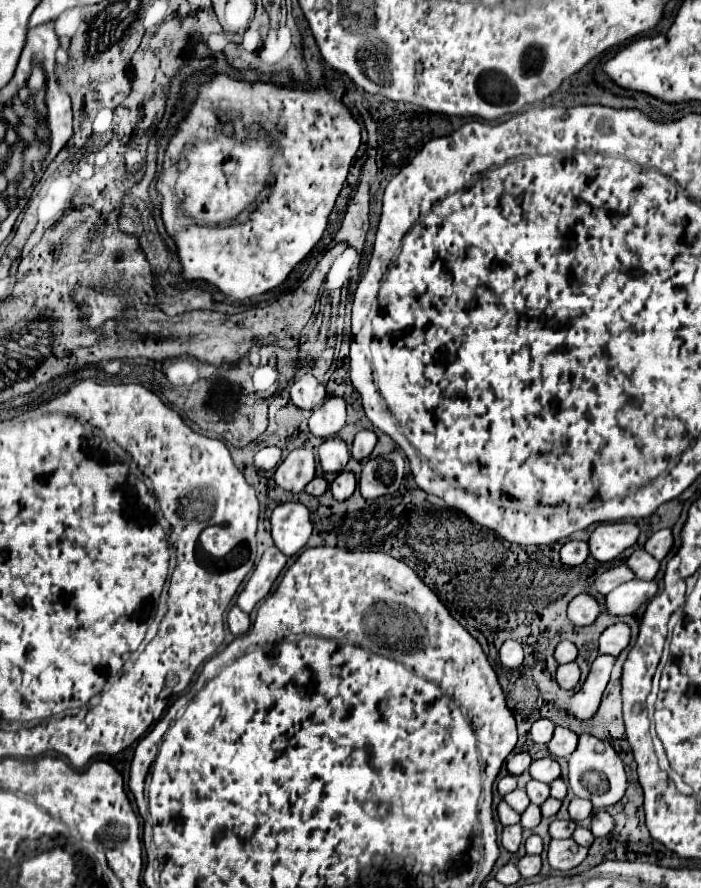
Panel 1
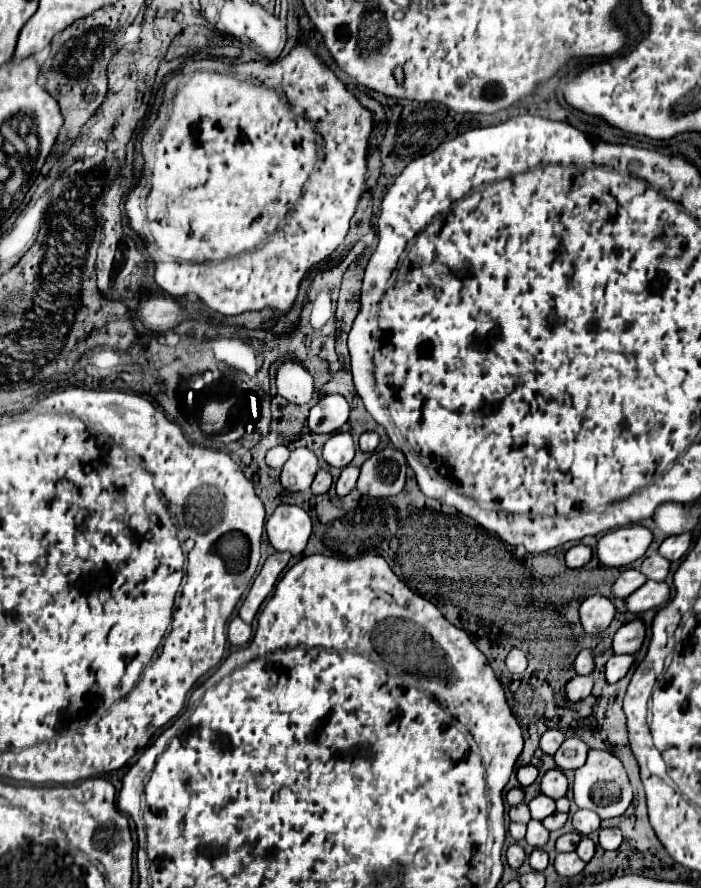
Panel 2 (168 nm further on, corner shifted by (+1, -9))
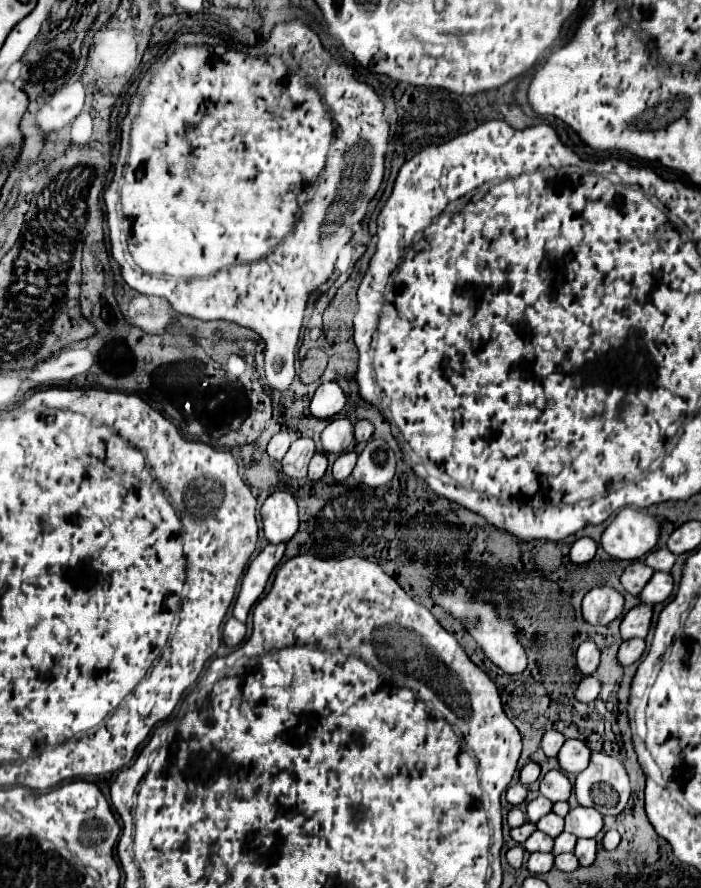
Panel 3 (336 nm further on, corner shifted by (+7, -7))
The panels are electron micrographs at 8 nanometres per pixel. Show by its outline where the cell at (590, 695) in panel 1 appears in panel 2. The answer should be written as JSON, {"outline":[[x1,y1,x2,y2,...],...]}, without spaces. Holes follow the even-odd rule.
{"outline":[[612,655,610,661,606,663,606,681,616,683,622,679,634,663,634,655]]}

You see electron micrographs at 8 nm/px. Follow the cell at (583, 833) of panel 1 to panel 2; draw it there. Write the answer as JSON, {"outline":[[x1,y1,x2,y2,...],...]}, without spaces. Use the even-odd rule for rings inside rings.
{"outline":[[582,837,582,841,580,841,578,847,576,847,578,857,588,863,588,861,594,857,594,851,596,851,596,843,594,843,590,837]]}

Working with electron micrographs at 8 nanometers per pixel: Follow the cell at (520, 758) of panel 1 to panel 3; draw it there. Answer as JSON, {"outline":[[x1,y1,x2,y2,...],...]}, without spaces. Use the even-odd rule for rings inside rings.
{"outline":[[534,761,526,763,526,765,520,769,520,783,522,783,522,785,534,783,538,777,540,777,540,765,534,763]]}

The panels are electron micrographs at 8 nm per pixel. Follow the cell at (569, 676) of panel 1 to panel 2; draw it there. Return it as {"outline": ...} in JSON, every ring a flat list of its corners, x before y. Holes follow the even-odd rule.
{"outline":[[578,675,566,685,566,695,568,695,570,701,582,701,590,695,592,685,594,685,594,679,590,675,586,675,586,677]]}

